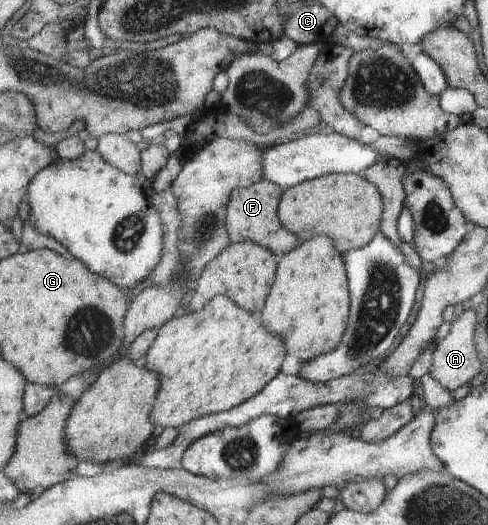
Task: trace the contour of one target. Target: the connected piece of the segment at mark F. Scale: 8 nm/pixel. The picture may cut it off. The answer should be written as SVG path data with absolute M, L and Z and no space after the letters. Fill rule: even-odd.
M264 179L250 187L241 187L233 193L229 204L229 236L233 243L256 241L265 248L272 249L282 257L295 250L301 243L298 234L291 232L281 220L281 205L286 190L273 181Z

